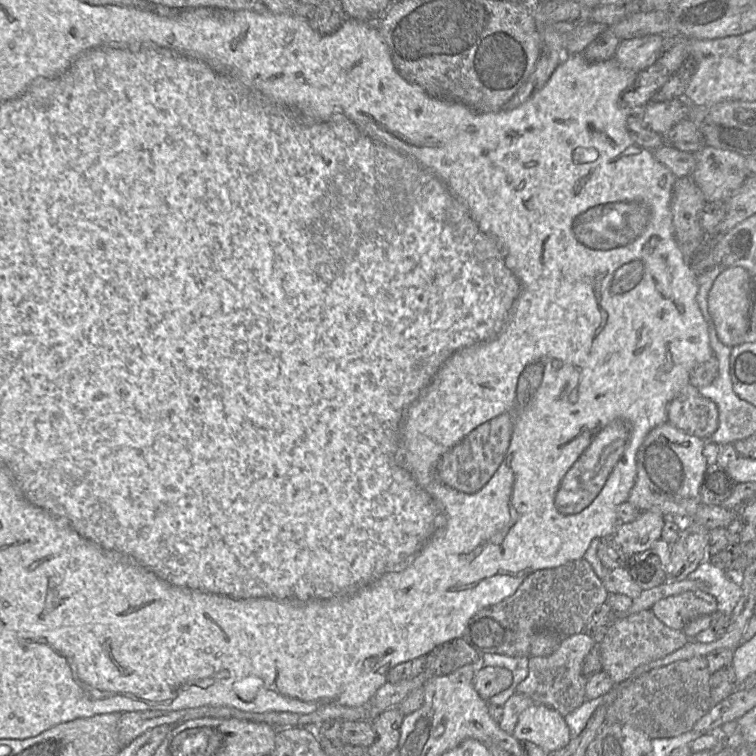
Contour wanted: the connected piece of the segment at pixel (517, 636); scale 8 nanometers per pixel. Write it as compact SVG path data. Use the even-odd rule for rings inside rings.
M581 558L578 560L567 562L563 565L560 565L555 568L544 568L541 570L537 570L530 574L518 587L515 593L501 602L498 602L492 606L484 608L477 612L472 618L470 618L465 631L462 635L462 638L471 645L476 651L478 651L481 655L485 653L494 653L500 654L510 657L522 657L528 656L530 657L530 643L533 635L540 631L540 630L551 630L555 631L560 634L562 637L568 637L570 635L574 635L577 633L583 633L585 626L588 624L589 620L591 619L592 615L595 611L606 602L609 592L603 586L601 580L595 574L593 568L591 567L590 563L587 562L585 559Z

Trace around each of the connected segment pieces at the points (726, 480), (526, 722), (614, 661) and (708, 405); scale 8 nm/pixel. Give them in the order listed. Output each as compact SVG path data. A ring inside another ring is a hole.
M717 464L708 466L700 485L701 504L721 506L736 486L737 483L725 468Z
M536 703L519 716L512 735L519 741L529 741L547 753L569 744L572 737L565 717L557 710Z
M651 610L617 617L608 627L599 645L602 654L602 670L607 672L614 684L619 684L633 671L648 662L663 658L682 648L689 638L681 630L663 624Z
M688 384L669 403L667 422L688 435L708 441L718 428L718 408Z

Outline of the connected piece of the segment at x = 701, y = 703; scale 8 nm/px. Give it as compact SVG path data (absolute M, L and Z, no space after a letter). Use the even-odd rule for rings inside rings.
M705 657L680 660L650 670L622 689L607 707L607 723L629 724L651 739L677 737L691 731L712 707L711 672Z

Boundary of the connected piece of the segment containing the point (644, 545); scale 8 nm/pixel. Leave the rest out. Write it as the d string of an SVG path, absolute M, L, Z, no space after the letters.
M642 511L634 521L618 523L613 539L627 556L633 556L651 549L661 538L664 523L659 512Z

